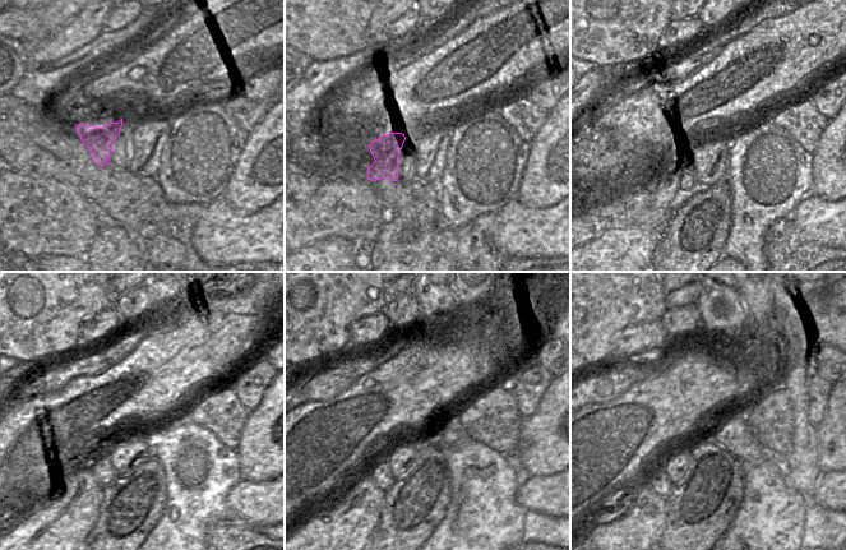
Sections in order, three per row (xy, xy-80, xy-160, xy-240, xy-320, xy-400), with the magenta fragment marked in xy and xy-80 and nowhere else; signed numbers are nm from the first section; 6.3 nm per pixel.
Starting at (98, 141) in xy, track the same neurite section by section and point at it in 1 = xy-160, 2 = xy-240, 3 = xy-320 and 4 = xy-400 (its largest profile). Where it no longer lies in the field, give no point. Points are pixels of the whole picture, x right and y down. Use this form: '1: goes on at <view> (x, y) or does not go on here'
1: goes on at xy-160 (634, 245)
2: goes on at xy-240 (58, 531)
3: goes on at xy-320 (338, 531)
4: goes on at xy-400 (634, 531)

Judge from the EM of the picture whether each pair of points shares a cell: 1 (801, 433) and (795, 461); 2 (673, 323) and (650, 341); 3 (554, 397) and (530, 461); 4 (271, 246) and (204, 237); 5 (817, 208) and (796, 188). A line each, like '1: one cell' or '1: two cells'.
1: one cell
2: two cells
3: one cell
4: one cell
5: two cells

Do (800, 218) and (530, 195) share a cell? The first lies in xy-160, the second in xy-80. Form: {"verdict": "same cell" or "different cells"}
{"verdict": "different cells"}

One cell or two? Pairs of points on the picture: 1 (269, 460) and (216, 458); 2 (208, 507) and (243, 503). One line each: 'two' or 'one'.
1: two
2: two

